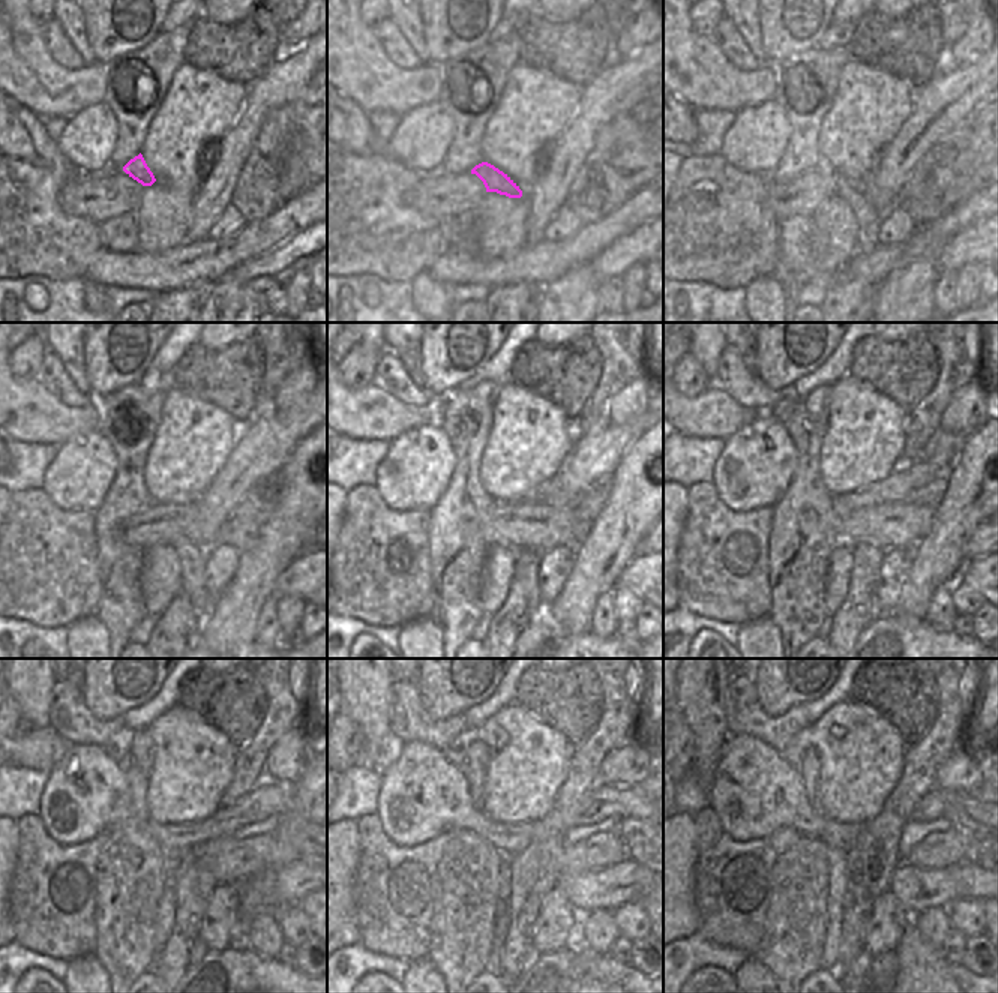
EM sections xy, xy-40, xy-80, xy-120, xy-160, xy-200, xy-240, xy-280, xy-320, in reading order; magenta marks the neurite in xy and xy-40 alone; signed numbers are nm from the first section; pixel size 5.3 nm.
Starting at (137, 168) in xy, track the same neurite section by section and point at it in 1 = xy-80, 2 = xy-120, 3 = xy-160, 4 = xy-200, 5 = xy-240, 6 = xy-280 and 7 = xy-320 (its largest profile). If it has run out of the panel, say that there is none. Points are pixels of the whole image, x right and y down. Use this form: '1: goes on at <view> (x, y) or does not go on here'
1: goes on at xy-80 (868, 218)
2: goes on at xy-120 (192, 557)
3: goes on at xy-160 (527, 561)
4: goes on at xy-200 (875, 611)
5: goes on at xy-240 (198, 950)
6: goes on at xy-280 (532, 956)
7: goes on at xy-320 (862, 963)

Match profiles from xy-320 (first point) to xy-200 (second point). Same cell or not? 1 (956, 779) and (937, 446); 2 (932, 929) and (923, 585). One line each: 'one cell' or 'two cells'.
1: two cells
2: two cells

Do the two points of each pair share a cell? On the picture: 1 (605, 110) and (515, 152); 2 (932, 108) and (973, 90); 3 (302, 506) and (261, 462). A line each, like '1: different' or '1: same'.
1: different
2: same
3: different

